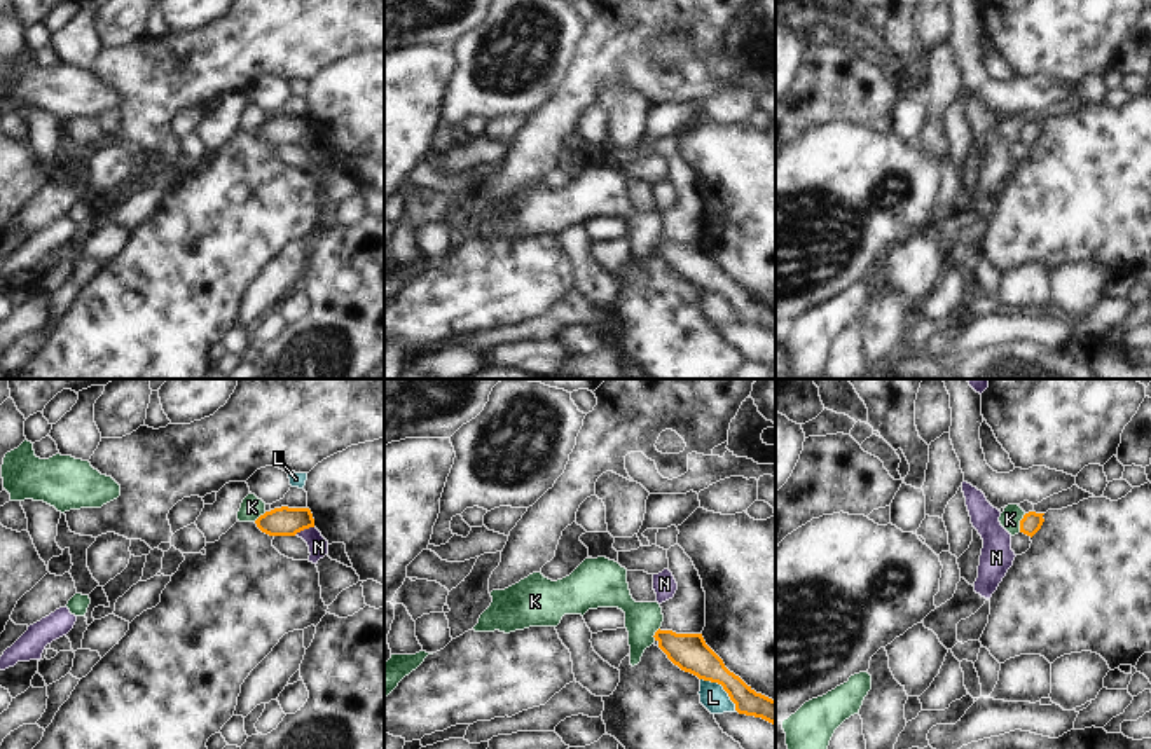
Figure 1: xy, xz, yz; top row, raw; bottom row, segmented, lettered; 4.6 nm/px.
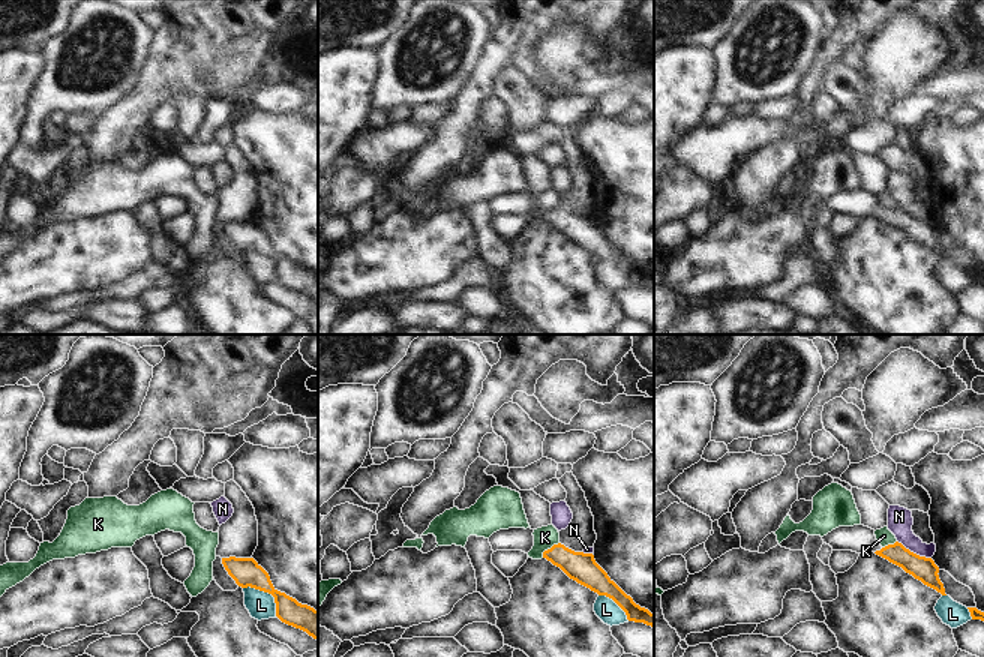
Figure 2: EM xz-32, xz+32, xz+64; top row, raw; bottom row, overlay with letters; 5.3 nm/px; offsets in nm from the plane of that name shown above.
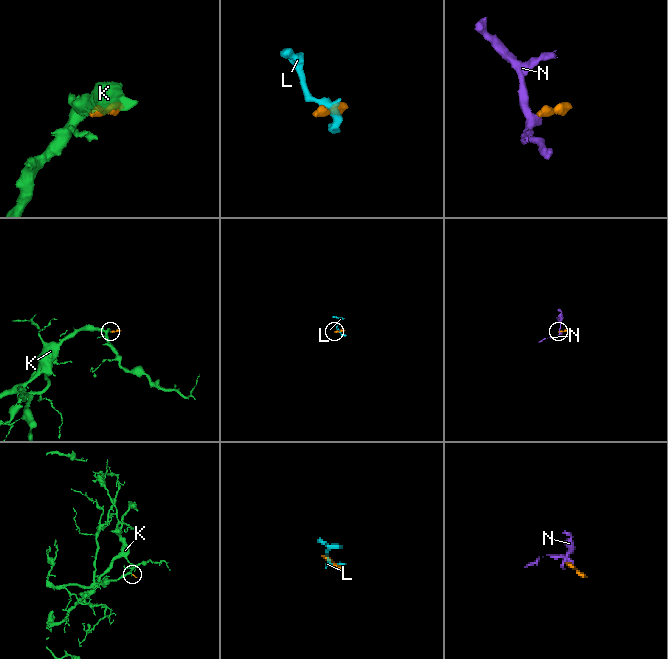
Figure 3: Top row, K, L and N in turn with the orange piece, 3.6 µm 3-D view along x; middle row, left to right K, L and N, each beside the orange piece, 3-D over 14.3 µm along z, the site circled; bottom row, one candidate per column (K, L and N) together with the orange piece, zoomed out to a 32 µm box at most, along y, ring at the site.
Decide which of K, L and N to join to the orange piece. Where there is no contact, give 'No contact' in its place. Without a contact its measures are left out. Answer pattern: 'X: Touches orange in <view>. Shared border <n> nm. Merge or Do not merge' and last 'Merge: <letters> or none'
K: Touches orange in yz. Shared border 90 nm. Do not merge
L: Touches orange in xz. Shared border 240 nm. Do not merge
N: Touches orange in xy. Shared border 100 nm. Do not merge
Merge: none.

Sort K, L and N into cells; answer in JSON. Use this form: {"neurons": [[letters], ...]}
{"neurons": [["K"], ["L"], ["N"]]}

